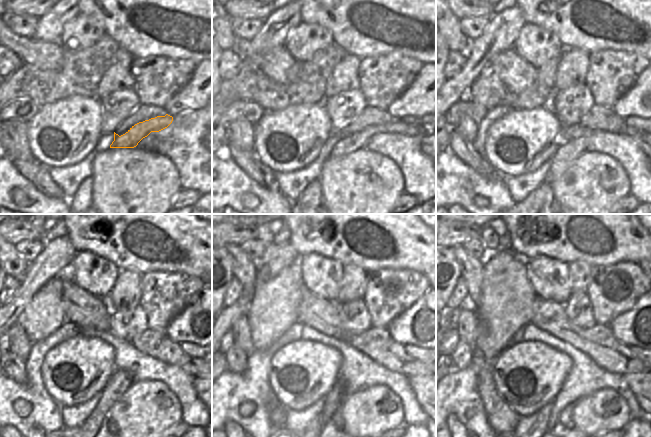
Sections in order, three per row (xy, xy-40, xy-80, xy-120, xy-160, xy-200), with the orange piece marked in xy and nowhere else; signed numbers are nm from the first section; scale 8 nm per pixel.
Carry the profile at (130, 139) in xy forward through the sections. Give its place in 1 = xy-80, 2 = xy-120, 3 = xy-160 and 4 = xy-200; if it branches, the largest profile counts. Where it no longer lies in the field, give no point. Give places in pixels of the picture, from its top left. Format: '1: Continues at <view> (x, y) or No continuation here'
1: Continues at xy-80 (566, 153)
2: Continues at xy-120 (120, 380)
3: Continues at xy-160 (333, 399)
4: Continues at xy-200 (636, 350)

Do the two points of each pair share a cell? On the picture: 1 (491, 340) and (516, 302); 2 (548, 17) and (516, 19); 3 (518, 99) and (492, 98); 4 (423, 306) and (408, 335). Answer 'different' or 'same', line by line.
1: same
2: different
3: different
4: same

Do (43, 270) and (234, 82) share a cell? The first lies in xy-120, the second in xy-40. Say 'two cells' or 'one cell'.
one cell

